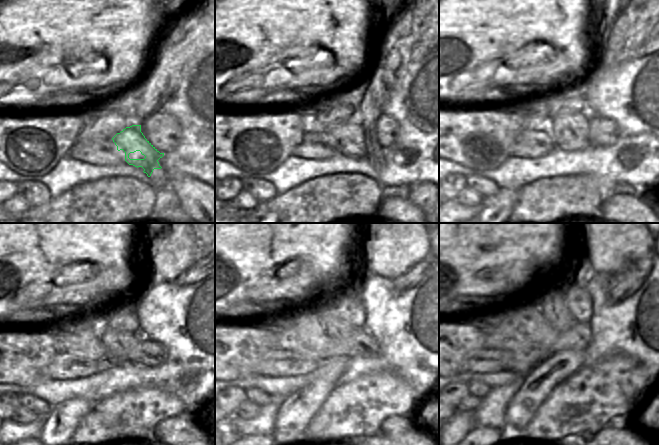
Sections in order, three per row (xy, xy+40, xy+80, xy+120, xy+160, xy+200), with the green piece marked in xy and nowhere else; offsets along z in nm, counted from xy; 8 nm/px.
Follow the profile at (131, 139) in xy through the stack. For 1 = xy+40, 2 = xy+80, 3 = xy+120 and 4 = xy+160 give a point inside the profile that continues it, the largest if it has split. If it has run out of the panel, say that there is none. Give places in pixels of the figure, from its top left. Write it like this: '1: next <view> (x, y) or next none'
1: next xy+40 (349, 138)
2: next xy+80 (570, 131)
3: next xy+120 (119, 345)
4: next xy+160 (327, 301)

